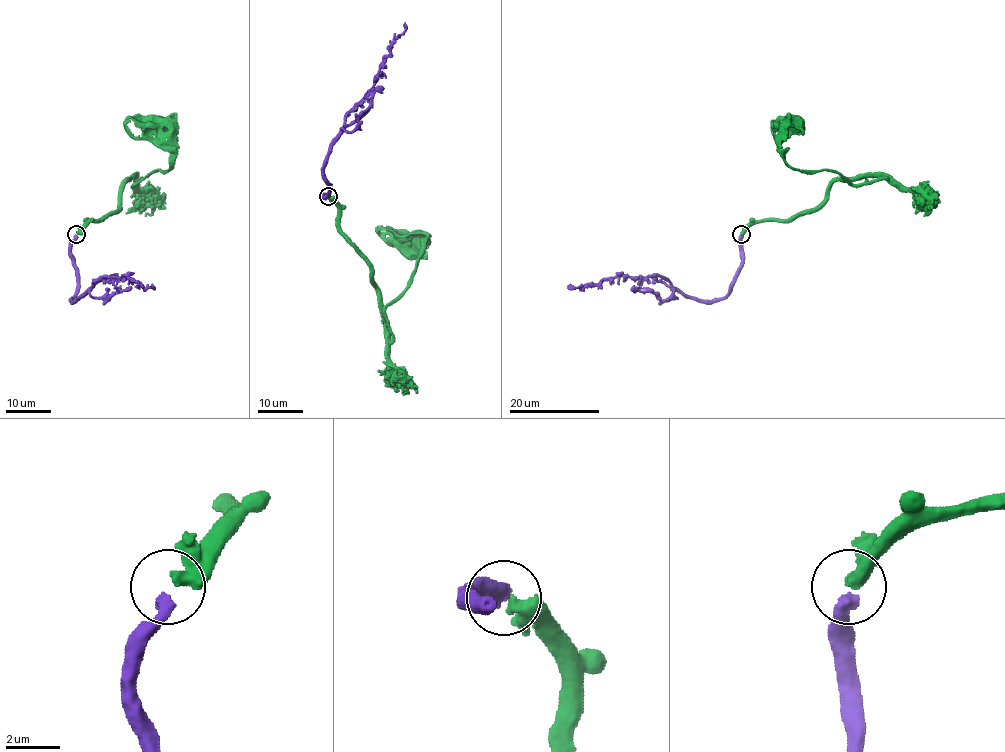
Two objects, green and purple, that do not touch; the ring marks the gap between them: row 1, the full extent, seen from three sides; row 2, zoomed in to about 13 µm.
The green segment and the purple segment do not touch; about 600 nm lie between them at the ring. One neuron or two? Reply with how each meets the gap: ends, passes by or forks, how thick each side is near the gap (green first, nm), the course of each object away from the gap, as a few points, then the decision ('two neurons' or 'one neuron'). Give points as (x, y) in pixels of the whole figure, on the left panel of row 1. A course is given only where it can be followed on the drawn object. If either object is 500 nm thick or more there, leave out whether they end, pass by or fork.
green ends there; purple ends there; 480 nm thick on the green side, 420 nm on the other; green runs (77, 233), (118, 209), (119, 188), (133, 176), (141, 178), (133, 185), (169, 169), (175, 155), (157, 123); purple runs (75, 234), (71, 259), (78, 292), (72, 301), (104, 277), (126, 276), (146, 289), (153, 285); one neuron

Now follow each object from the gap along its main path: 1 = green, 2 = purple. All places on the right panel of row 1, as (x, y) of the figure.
1: (741, 233), (807, 213), (835, 180), (887, 178), (853, 185), (831, 170), (793, 169), (777, 140), (797, 123)
2: (741, 234), (735, 282), (714, 301), (688, 297), (651, 277), (609, 277), (581, 289), (568, 285)

